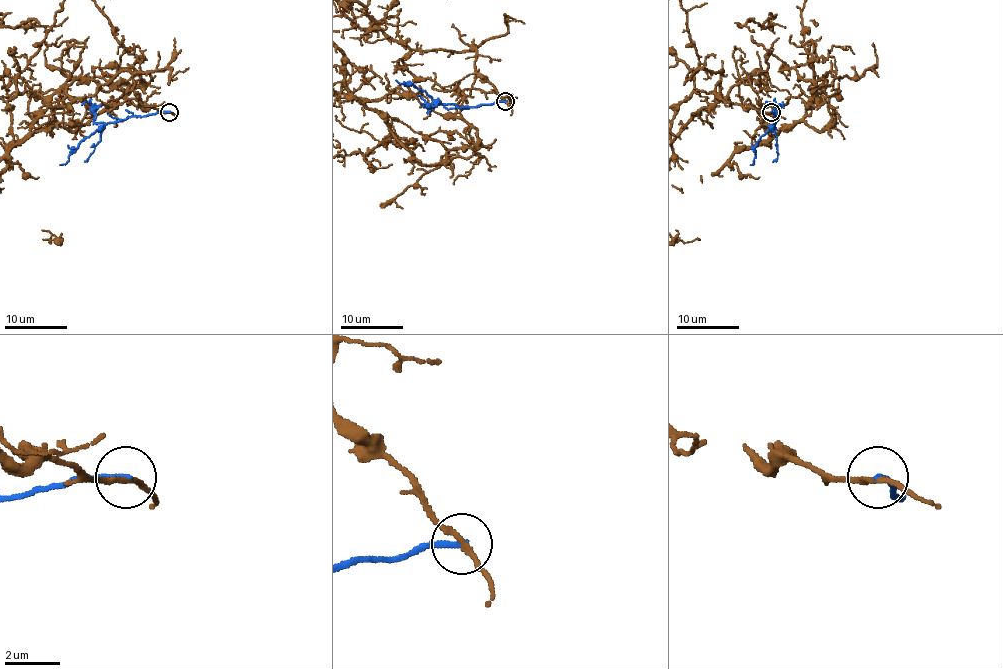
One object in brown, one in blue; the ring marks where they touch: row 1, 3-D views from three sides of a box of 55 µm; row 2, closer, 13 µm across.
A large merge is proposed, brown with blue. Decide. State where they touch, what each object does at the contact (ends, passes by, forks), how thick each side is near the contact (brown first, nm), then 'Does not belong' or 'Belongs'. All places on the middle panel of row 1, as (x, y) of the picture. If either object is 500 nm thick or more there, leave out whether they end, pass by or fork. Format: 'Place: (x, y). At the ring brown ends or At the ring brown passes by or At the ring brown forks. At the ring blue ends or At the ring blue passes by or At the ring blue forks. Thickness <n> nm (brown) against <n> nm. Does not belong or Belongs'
Place: (505, 101). At the ring brown passes by. At the ring blue ends. Thickness 190 nm (brown) against 200 nm. Does not belong

